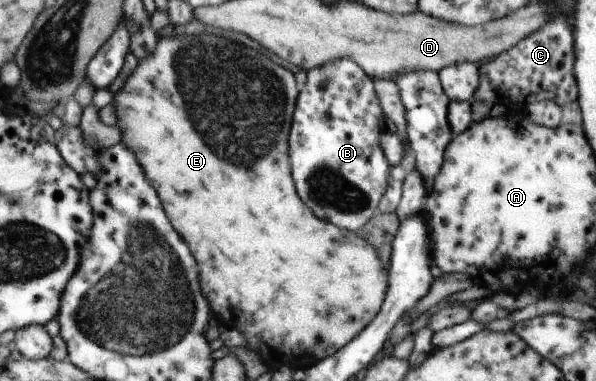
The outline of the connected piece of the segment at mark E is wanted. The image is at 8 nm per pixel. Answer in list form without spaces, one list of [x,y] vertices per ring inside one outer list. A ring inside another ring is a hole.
[[[169,28],[159,34],[151,54],[138,60],[133,72],[126,76],[123,85],[117,92],[112,93],[110,104],[115,109],[114,126],[120,133],[119,143],[134,153],[141,170],[145,172],[146,179],[157,190],[159,200],[162,201],[162,209],[167,212],[167,216],[171,216],[171,224],[179,228],[176,230],[179,236],[183,236],[187,248],[195,252],[195,260],[199,260],[201,291],[221,324],[237,329],[244,336],[245,347],[248,349],[253,349],[259,356],[278,358],[283,364],[293,362],[297,356],[303,354],[311,356],[316,361],[327,358],[339,348],[345,347],[355,335],[361,334],[377,317],[389,282],[389,272],[383,268],[381,258],[366,240],[357,233],[340,229],[330,221],[319,219],[297,196],[287,162],[287,132],[297,98],[293,74],[243,44],[231,42],[221,36],[205,34],[205,31],[188,35],[182,33]]]

